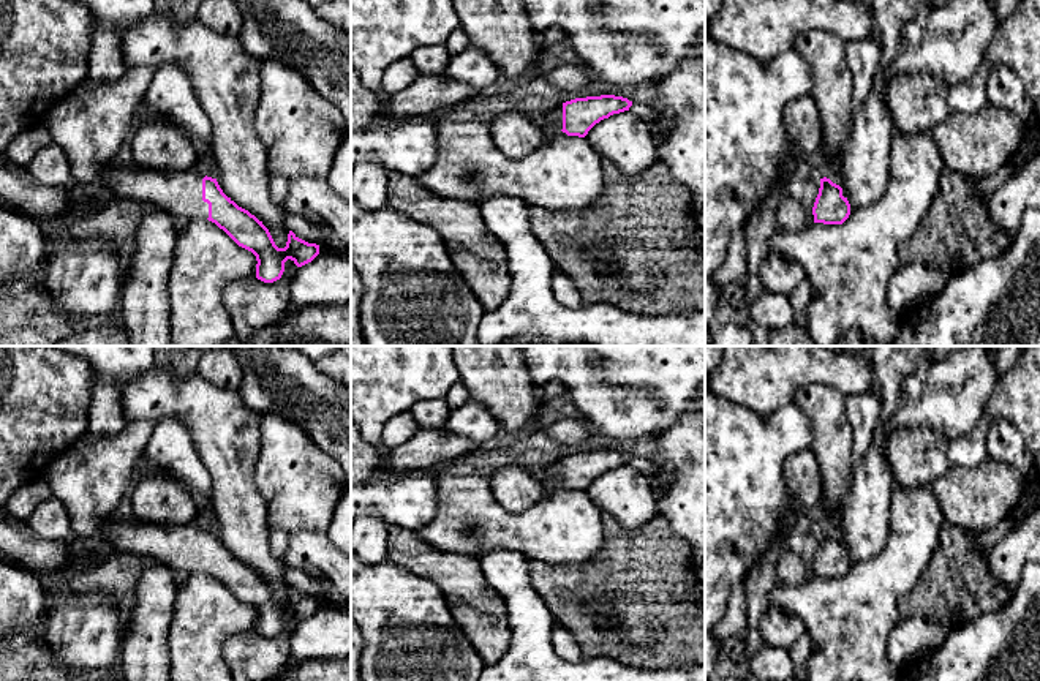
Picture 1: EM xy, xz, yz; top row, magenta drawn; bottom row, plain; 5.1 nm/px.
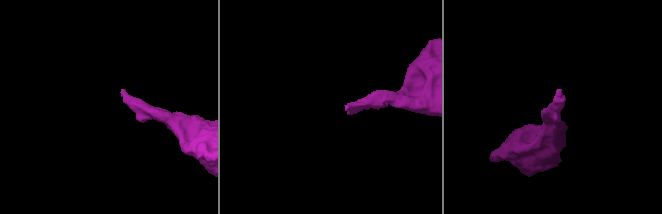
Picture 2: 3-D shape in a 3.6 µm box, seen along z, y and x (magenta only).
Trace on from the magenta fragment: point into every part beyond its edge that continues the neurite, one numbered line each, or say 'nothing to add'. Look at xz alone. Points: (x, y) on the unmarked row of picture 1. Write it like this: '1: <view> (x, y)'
1: xz (553, 470)

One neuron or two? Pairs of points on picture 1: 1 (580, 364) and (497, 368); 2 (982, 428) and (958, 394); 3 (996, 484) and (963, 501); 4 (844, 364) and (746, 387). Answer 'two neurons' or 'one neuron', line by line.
1: two neurons
2: two neurons
3: one neuron
4: one neuron

